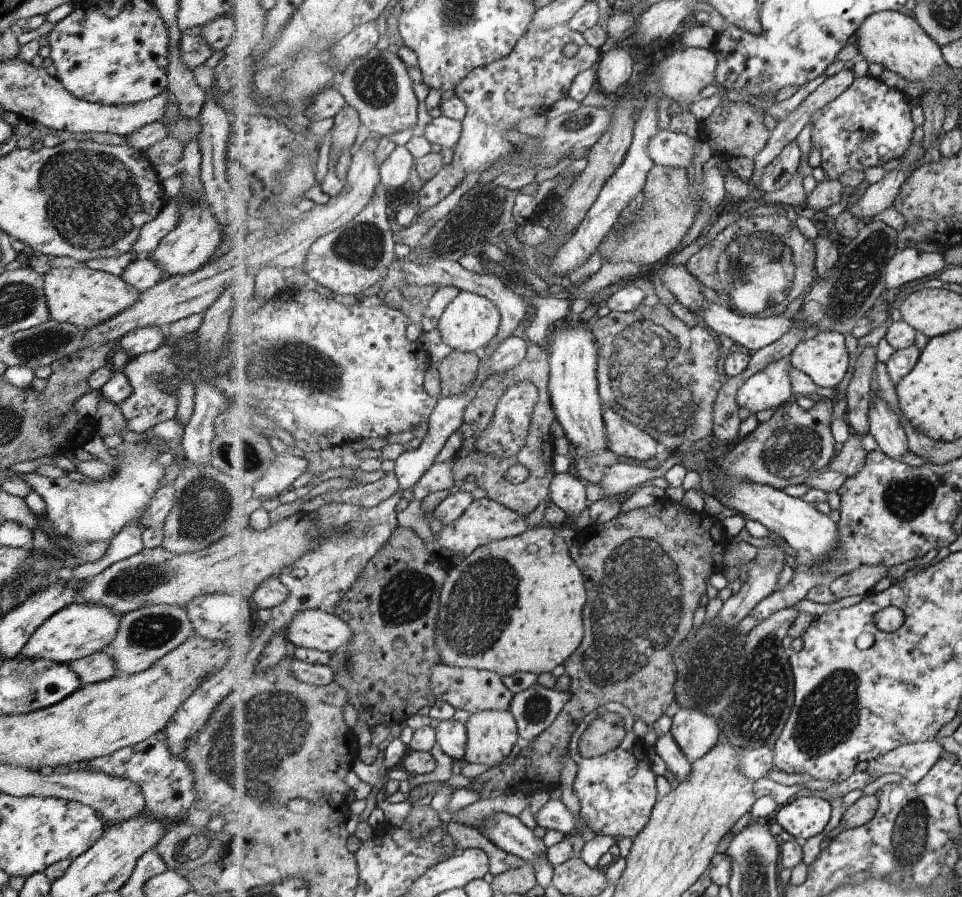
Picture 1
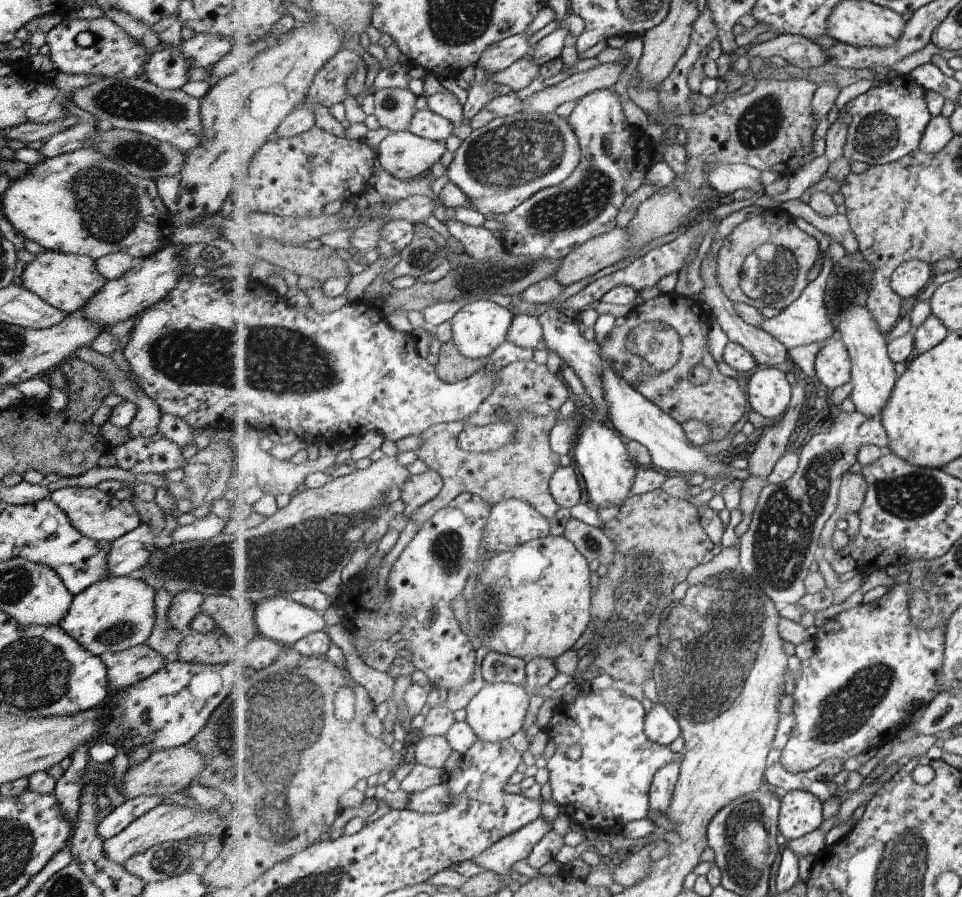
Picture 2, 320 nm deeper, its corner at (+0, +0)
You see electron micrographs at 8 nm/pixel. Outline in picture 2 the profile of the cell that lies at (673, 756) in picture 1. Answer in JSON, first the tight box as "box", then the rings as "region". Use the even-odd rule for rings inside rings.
{"box":[646,703,681,746],"region":[[[655,703],[646,713],[646,735],[653,741],[665,746],[673,744],[681,736],[681,728],[672,712],[661,703]]]}

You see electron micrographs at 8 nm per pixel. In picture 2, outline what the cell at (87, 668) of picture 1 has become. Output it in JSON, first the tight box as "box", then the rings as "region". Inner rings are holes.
{"box":[99,643,166,692],"region":[[[146,643],[116,652],[104,652],[99,658],[106,668],[107,686],[116,692],[159,670],[166,661]]]}

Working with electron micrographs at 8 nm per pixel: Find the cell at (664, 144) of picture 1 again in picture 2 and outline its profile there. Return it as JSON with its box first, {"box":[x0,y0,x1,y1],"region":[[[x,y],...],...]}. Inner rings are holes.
{"box":[709,163,765,195],"region":[[[747,163],[720,164],[710,171],[709,182],[719,194],[749,188],[754,195],[760,195],[765,185],[765,180],[761,180],[761,171]]]}

